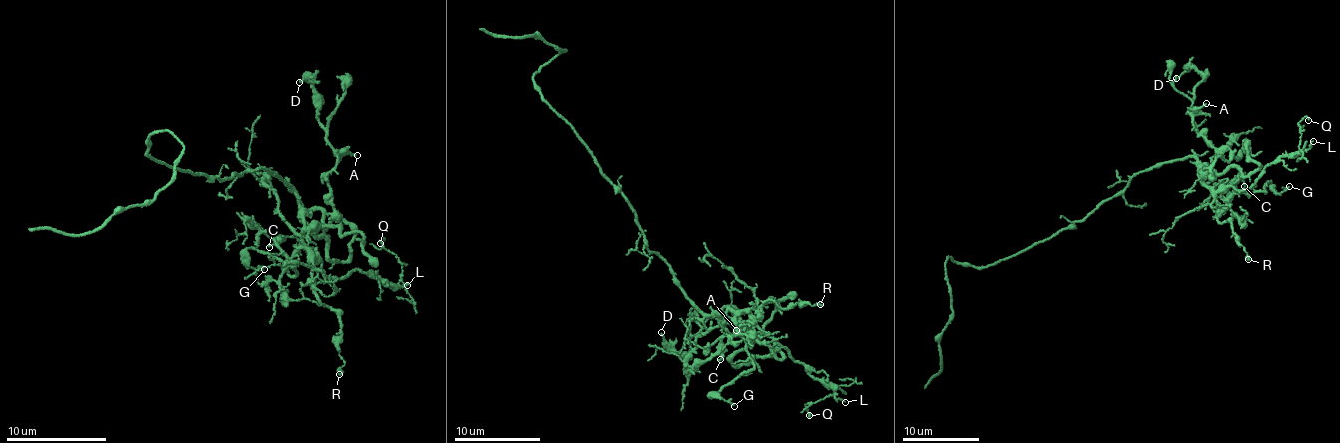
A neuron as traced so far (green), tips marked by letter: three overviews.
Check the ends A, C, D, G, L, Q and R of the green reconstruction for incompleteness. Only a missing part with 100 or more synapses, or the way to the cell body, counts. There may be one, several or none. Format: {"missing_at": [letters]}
{"missing_at": []}

